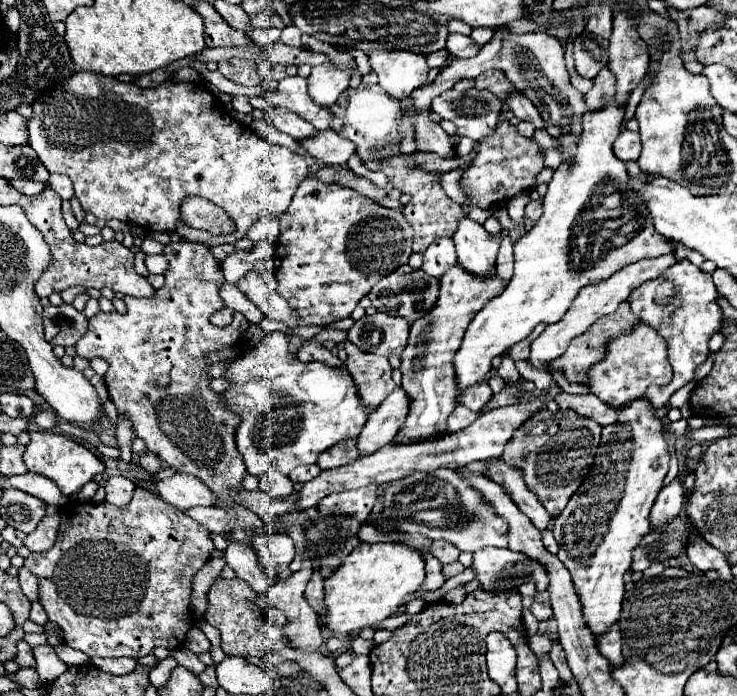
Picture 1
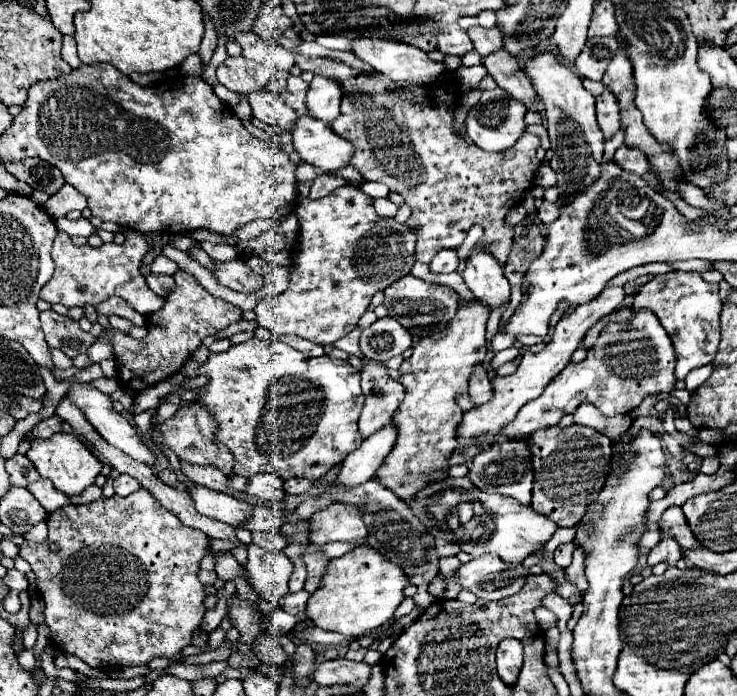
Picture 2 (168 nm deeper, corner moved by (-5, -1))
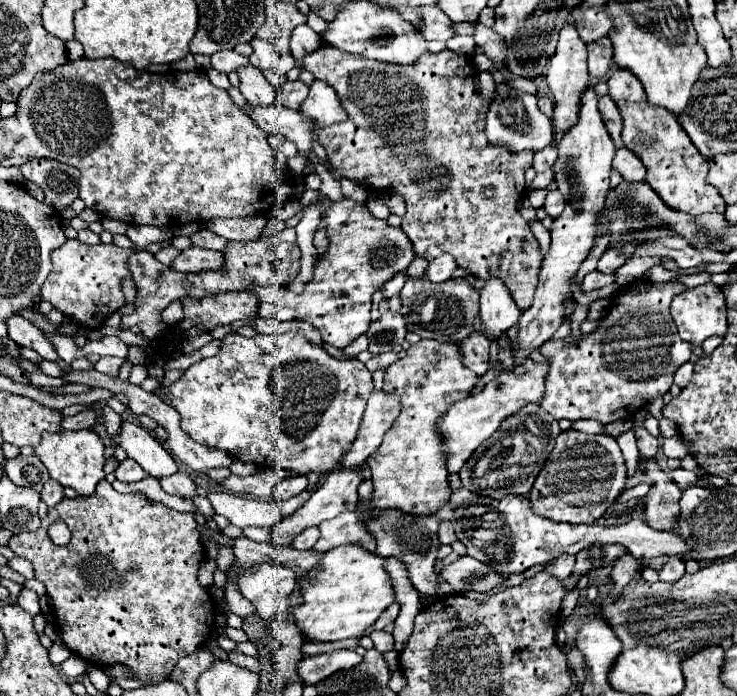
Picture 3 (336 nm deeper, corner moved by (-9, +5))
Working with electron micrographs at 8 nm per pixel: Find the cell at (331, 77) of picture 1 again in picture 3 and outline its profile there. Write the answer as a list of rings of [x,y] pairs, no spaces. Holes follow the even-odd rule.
[[[315,81],[311,85],[311,93],[309,97],[301,103],[299,111],[311,119],[311,123],[315,125],[315,131],[317,129],[323,129],[327,125],[333,125],[333,123],[339,123],[339,121],[345,121],[347,115],[345,115],[345,109],[341,107],[339,103],[339,97],[337,93],[333,91],[333,87],[329,87],[327,83],[321,83],[321,81]]]

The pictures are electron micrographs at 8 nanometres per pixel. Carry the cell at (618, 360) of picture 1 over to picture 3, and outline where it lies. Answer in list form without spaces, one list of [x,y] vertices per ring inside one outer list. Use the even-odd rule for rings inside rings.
[[[639,279],[627,287],[621,287],[609,305],[605,317],[601,317],[599,327],[589,335],[583,335],[577,341],[561,339],[561,341],[547,341],[539,351],[549,361],[549,371],[545,377],[545,397],[541,399],[541,407],[551,413],[557,421],[559,419],[595,419],[603,425],[633,417],[637,411],[647,407],[655,397],[661,397],[673,385],[675,371],[689,361],[691,345],[681,341],[677,333],[677,325],[669,313],[669,305],[675,295],[685,291],[687,287],[679,281],[669,283],[651,283],[647,279]]]

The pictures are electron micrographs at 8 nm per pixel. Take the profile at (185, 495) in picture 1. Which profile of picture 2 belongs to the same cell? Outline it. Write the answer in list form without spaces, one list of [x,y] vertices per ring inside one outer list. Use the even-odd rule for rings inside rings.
[[[201,485],[191,487],[187,493],[193,499],[195,509],[201,515],[219,519],[233,527],[241,525],[241,521],[247,521],[249,513],[253,511],[251,503],[235,499],[235,497],[219,493],[219,491],[213,491],[213,489],[207,489],[207,487],[201,487]]]

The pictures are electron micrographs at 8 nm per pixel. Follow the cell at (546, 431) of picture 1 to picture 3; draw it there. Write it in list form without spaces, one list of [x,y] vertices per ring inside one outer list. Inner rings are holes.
[[[563,431],[529,493],[531,509],[555,523],[595,523],[625,489],[627,469],[617,441],[609,435]]]

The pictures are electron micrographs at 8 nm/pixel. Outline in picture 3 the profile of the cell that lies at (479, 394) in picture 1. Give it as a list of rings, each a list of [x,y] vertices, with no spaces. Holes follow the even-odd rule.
[[[473,333],[469,339],[463,339],[459,343],[459,351],[463,355],[465,367],[483,377],[489,367],[489,339],[485,339],[481,333]]]

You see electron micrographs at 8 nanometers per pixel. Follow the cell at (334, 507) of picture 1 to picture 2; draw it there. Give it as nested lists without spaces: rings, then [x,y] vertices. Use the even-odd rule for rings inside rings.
[[[333,501],[327,509],[313,513],[311,541],[325,545],[329,541],[359,541],[365,543],[367,527],[363,523],[363,509],[343,501]]]

